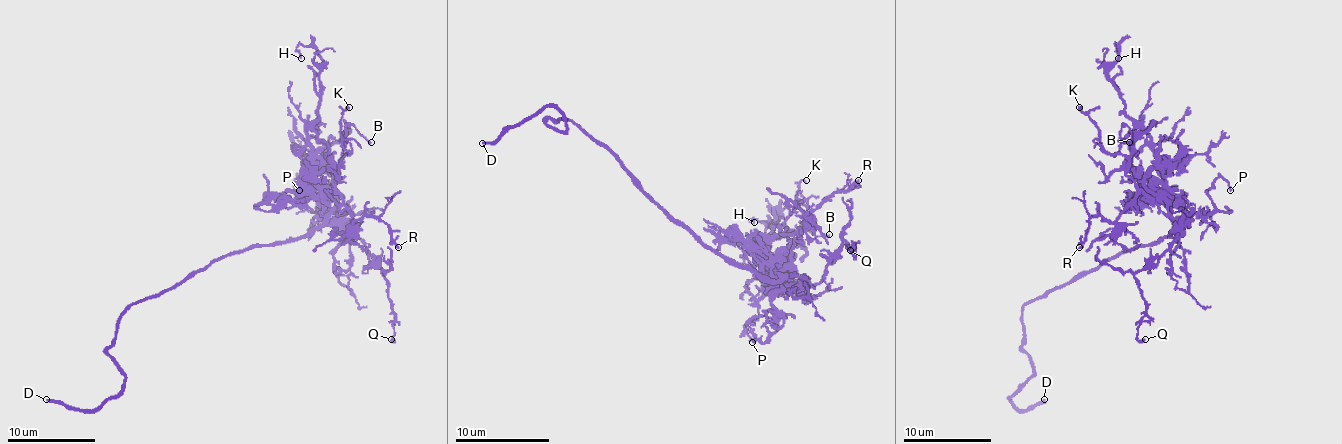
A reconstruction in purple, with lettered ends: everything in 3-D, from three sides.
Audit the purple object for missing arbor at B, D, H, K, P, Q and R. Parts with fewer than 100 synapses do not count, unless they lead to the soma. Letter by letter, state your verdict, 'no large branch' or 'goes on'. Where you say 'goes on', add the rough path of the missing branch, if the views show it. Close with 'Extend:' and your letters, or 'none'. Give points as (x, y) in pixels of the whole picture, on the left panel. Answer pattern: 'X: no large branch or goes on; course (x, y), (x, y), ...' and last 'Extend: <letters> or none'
B: no large branch
D: goes on
H: no large branch
K: no large branch
P: no large branch
Q: no large branch
R: no large branch
Extend: D

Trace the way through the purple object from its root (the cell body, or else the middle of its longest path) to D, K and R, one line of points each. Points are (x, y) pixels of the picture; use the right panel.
D: (1118, 254), (1022, 309), (1022, 348), (1033, 375), (1011, 401), (1020, 410), (1031, 410), (1044, 399)
K: (1118, 254), (1156, 243), (1169, 232), (1173, 223), (1125, 172), (1127, 159), (1101, 148), (1099, 128), (1079, 107)
R: (1118, 254), (1156, 243), (1173, 225), (1145, 194), (1138, 194), (1114, 221), (1092, 216), (1085, 241), (1079, 247)

